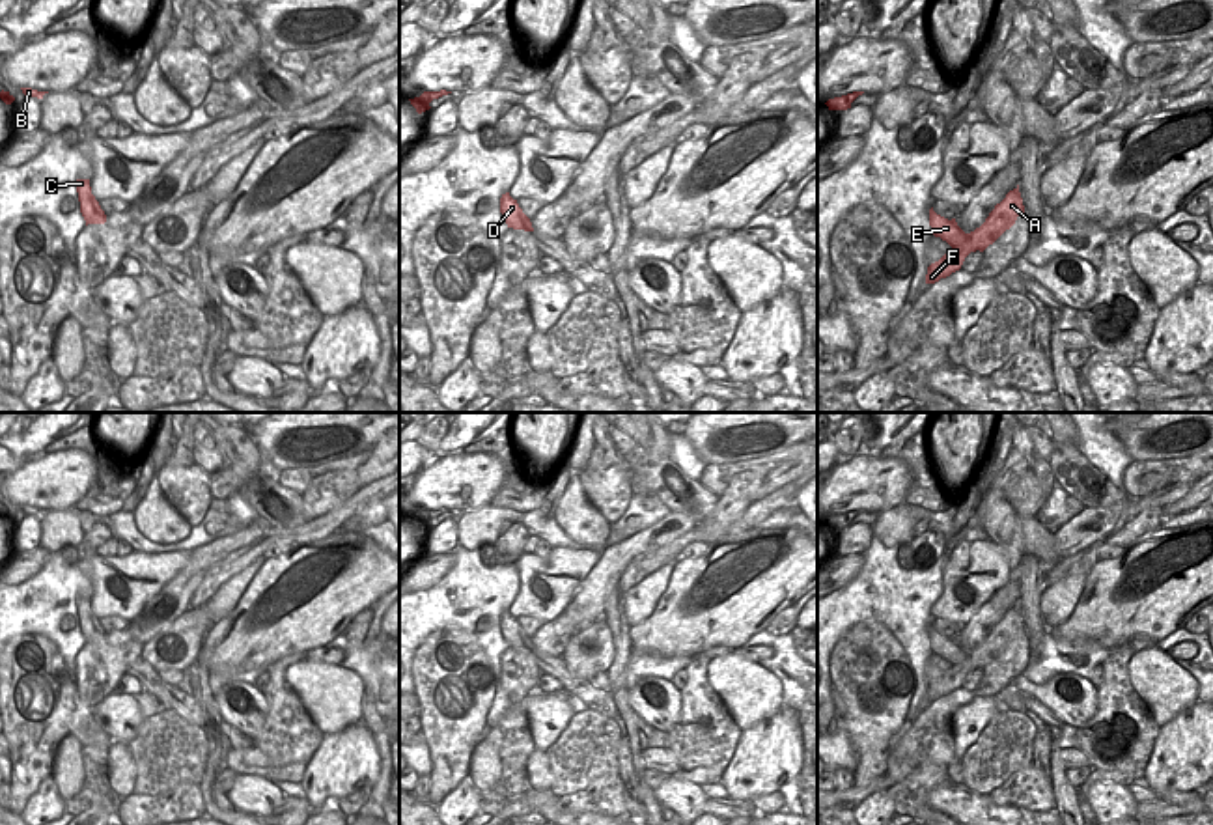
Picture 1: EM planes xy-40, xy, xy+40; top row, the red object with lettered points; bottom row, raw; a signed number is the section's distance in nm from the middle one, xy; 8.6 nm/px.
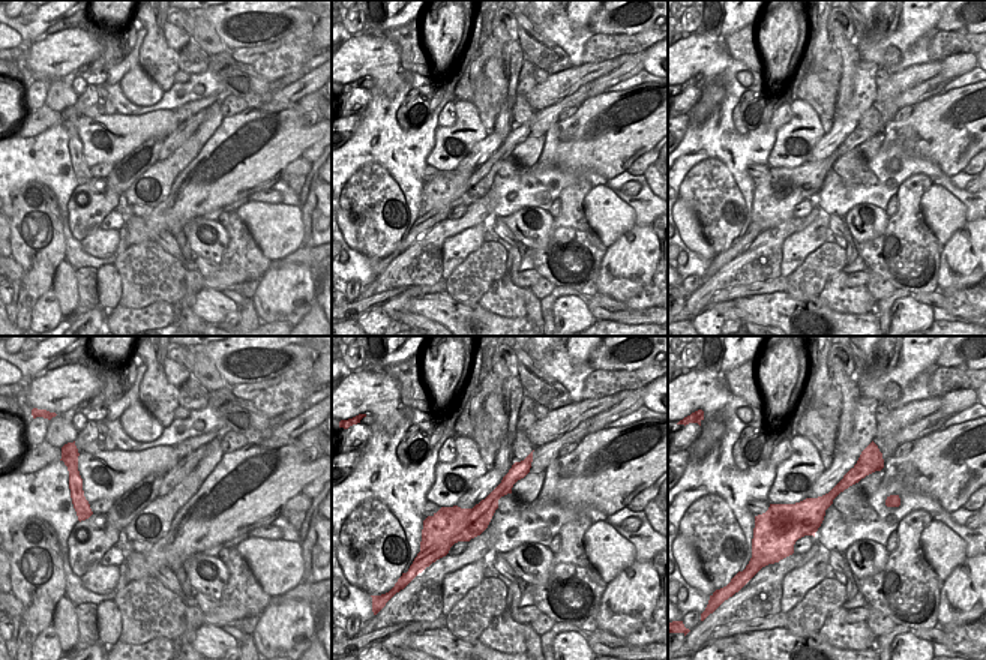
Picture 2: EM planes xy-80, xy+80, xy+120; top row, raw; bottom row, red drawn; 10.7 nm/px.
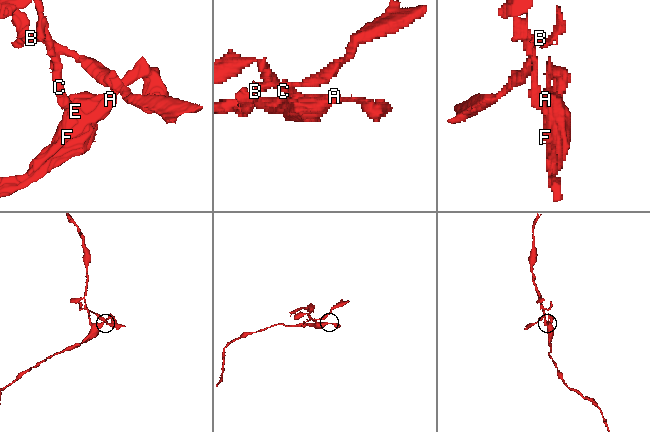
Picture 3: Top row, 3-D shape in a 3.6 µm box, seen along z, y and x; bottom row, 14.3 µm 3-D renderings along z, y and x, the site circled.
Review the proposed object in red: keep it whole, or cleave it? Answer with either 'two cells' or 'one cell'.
two cells

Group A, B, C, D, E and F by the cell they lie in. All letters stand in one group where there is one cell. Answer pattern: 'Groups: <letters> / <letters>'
Groups: A E F / B C D.

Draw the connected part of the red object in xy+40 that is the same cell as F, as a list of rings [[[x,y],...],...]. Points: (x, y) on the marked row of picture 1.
[[[1017,185],[1000,203],[995,205],[985,222],[970,233],[965,233],[955,218],[935,220],[931,235],[946,241],[952,250],[927,267],[926,284],[935,284],[959,271],[970,252],[983,252],[1015,224],[1019,215],[1025,215],[1025,205]]]

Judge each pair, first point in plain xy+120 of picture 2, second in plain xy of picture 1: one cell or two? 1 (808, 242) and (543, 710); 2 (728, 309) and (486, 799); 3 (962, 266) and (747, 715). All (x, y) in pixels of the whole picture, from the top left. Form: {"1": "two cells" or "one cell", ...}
{"1": "one cell", "2": "one cell", "3": "two cells"}

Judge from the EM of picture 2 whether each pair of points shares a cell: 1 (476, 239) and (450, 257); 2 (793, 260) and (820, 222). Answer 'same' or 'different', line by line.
1: same
2: same

